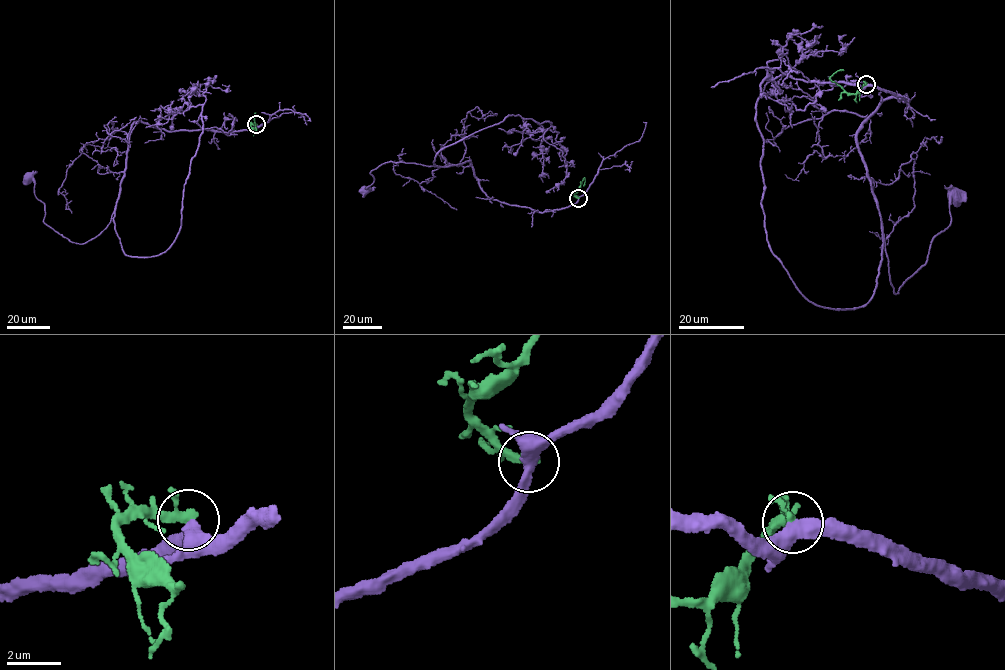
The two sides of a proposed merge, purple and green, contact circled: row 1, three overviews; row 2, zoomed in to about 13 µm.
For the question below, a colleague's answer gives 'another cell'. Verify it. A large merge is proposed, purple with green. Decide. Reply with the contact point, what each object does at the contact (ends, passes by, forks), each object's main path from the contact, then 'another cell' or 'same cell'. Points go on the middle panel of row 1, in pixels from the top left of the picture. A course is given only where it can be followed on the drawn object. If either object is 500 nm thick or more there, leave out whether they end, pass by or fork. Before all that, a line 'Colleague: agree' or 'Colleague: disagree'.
Colleague: agree
at (578, 198); purple passes by; green passes by; purple runs (578, 198), (537, 212), (491, 199), (468, 160), (445, 167), (385, 162), (372, 169), (374, 179), (364, 190); green runs (578, 198), (574, 195), (584, 178), (583, 186); another cell

